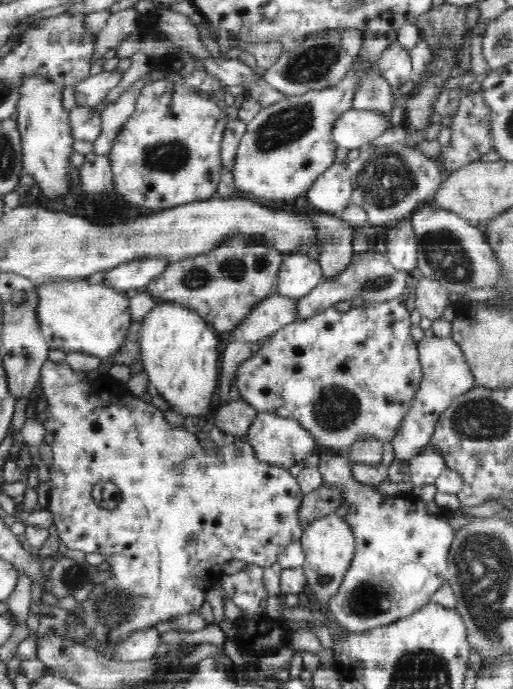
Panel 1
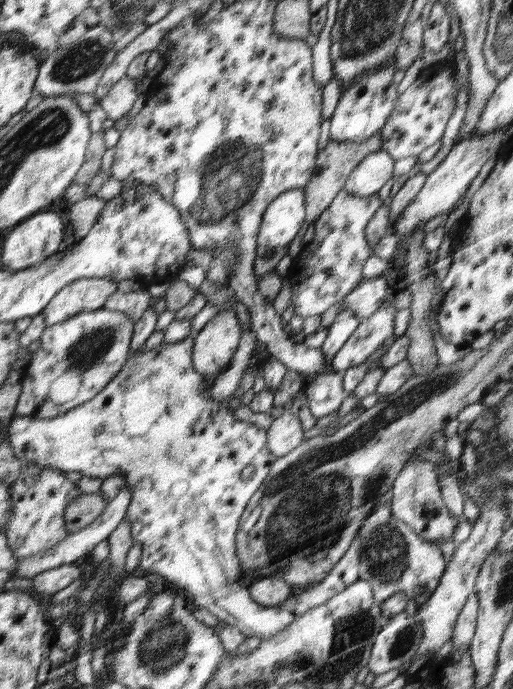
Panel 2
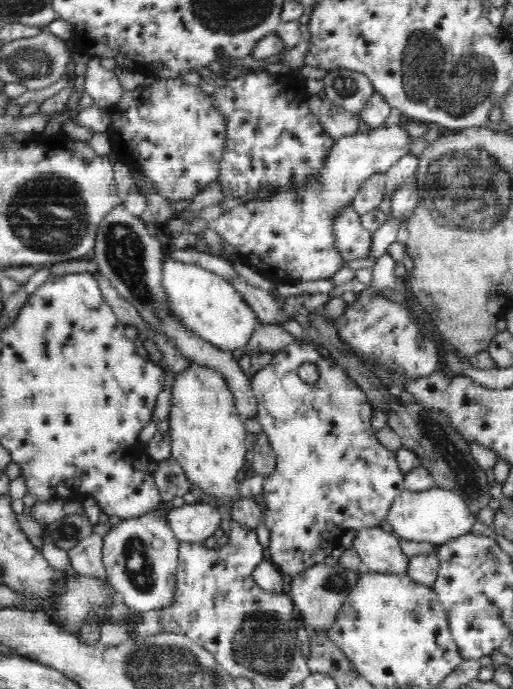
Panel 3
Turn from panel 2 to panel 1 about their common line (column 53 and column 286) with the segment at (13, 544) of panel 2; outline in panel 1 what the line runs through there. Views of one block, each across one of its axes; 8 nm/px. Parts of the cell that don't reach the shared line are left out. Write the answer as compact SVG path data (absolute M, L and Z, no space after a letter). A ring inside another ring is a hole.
M52 360L44 363L39 380L39 387L42 389L42 396L46 400L46 409L40 414L36 421L44 428L44 443L50 446L53 453L52 464L49 466L49 504L47 509L52 515L53 524L57 528L57 536L66 544L70 550L78 550L82 554L98 554L102 556L100 566L106 564L106 574L108 578L102 584L96 586L92 597L78 604L71 613L79 619L83 626L82 644L94 650L98 657L104 660L114 661L117 658L117 651L121 646L126 645L134 634L148 632L148 630L158 630L158 626L174 622L176 618L188 618L188 616L200 616L208 592L216 585L221 584L224 573L222 568L230 562L244 562L248 565L256 565L260 568L276 564L278 556L290 547L290 544L299 542L302 536L302 527L300 520L300 508L305 494L300 488L297 477L294 477L289 469L278 465L271 465L262 462L257 456L254 448L246 442L235 444L228 442L222 448L202 448L197 435L189 432L184 427L172 426L166 416L153 404L135 397L128 389L127 383L120 383L113 379L107 373L99 373L94 376L90 372L78 372L70 368L66 361L56 364ZM100 482L112 482L119 488L122 499L118 506L113 510L104 509L94 503L92 499L92 490Z

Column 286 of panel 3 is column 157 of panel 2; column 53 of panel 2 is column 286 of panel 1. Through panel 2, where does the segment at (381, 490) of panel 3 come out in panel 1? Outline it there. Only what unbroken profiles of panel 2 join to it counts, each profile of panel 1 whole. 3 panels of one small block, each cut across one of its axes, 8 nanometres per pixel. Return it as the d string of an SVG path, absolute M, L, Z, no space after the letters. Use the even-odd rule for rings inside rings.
M271 412L258 413L252 421L247 432L250 445L254 448L256 456L271 465L278 465L289 469L296 464L304 464L309 461L316 443L298 422L291 418L278 416Z

